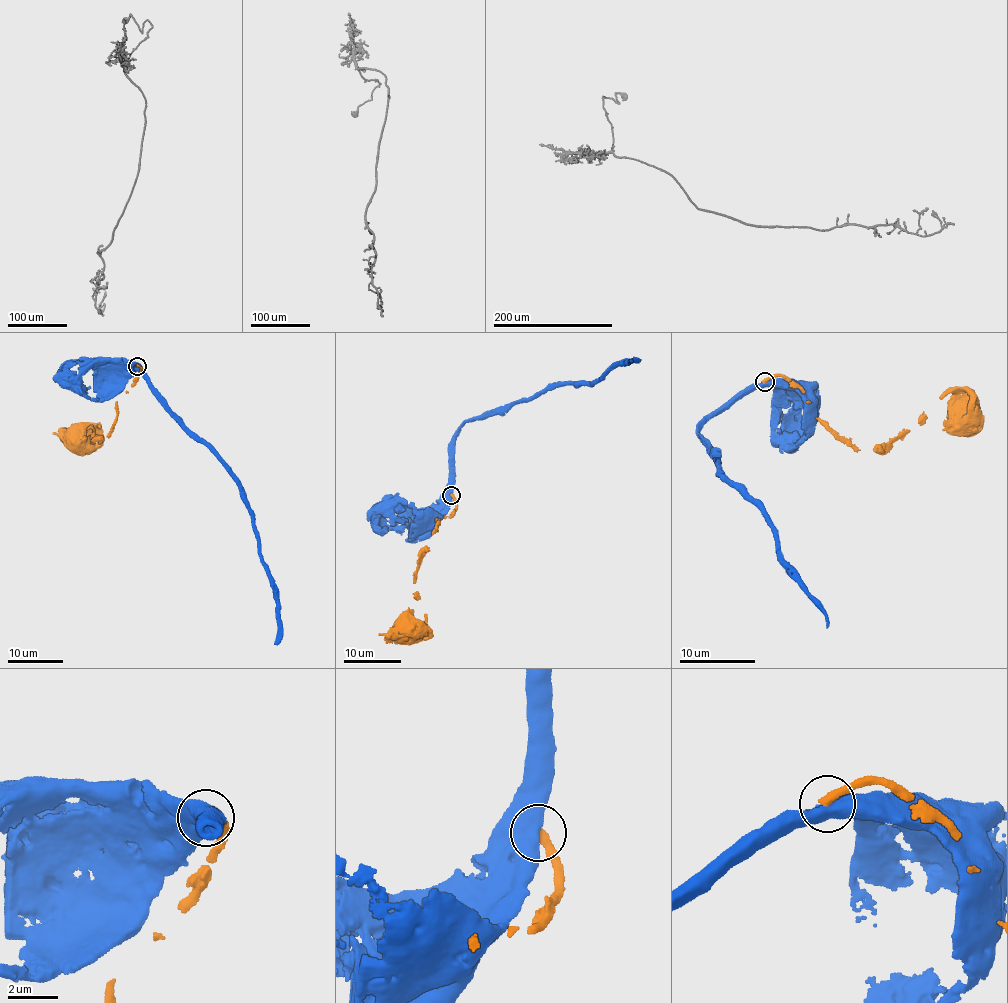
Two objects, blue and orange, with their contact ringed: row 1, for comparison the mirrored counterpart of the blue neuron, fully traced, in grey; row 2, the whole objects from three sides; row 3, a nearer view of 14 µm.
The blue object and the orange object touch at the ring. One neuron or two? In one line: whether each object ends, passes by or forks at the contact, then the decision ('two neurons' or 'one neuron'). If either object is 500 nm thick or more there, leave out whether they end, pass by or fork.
two neurons

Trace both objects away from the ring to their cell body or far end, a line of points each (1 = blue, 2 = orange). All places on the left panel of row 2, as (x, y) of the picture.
1: (136, 365), (151, 391), (228, 468), (252, 519), (277, 603), (279, 622), (275, 644)
2: (137, 365), (138, 377), (117, 401), (116, 420), (106, 437), (101, 439), (91, 431), (77, 440)

